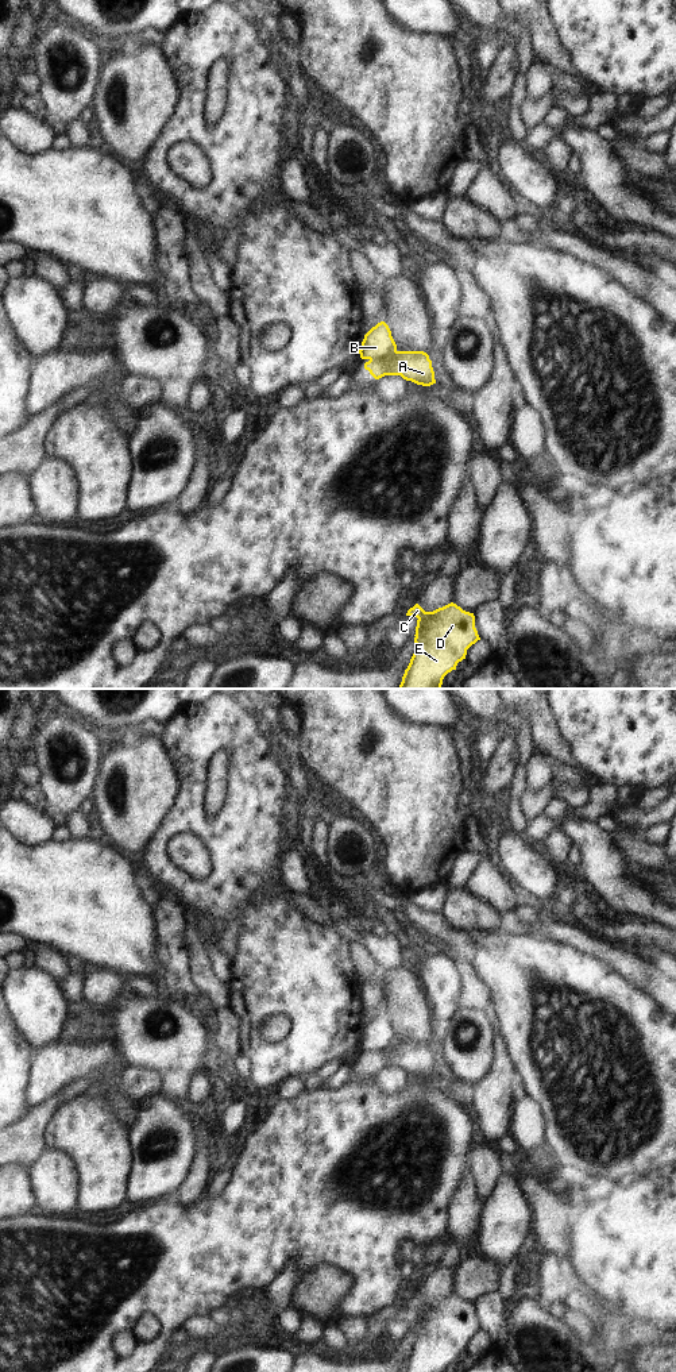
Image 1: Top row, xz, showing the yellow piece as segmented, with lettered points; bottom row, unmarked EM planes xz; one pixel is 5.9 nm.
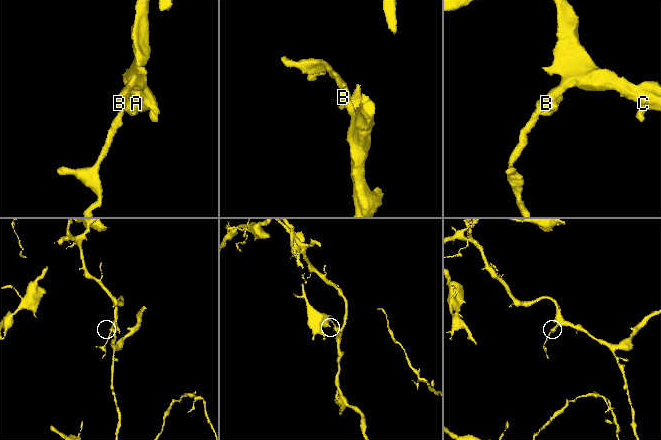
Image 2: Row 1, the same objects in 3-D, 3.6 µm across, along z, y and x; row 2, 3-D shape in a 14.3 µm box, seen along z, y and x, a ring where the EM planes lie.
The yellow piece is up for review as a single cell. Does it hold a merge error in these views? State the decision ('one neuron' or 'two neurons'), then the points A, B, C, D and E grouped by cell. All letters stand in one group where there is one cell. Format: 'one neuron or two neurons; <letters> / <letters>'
two neurons; A / B C D E

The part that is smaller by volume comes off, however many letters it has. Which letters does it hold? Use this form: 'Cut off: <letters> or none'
Cut off: A.

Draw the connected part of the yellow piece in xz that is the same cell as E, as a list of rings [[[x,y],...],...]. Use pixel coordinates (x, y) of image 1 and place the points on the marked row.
[[[453,602],[433,612],[425,612],[416,604],[406,616],[418,618],[414,635],[416,651],[405,670],[399,689],[441,689],[444,677],[456,670],[457,663],[466,659],[467,650],[480,640],[475,628],[475,616]]]

